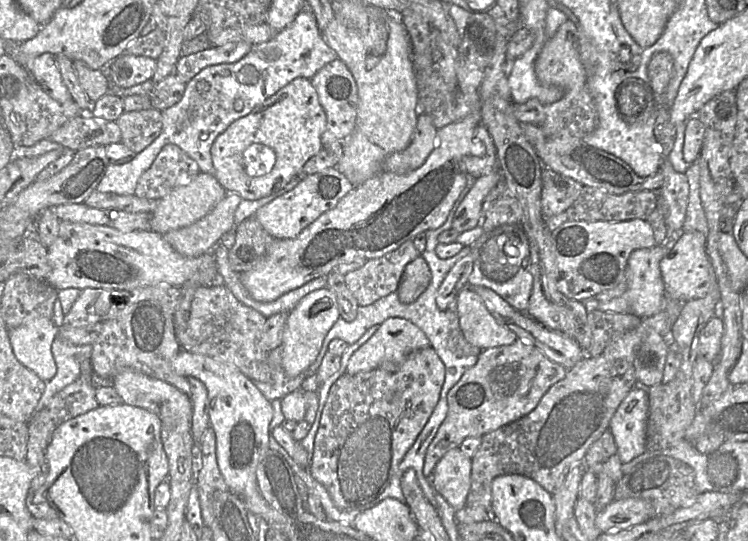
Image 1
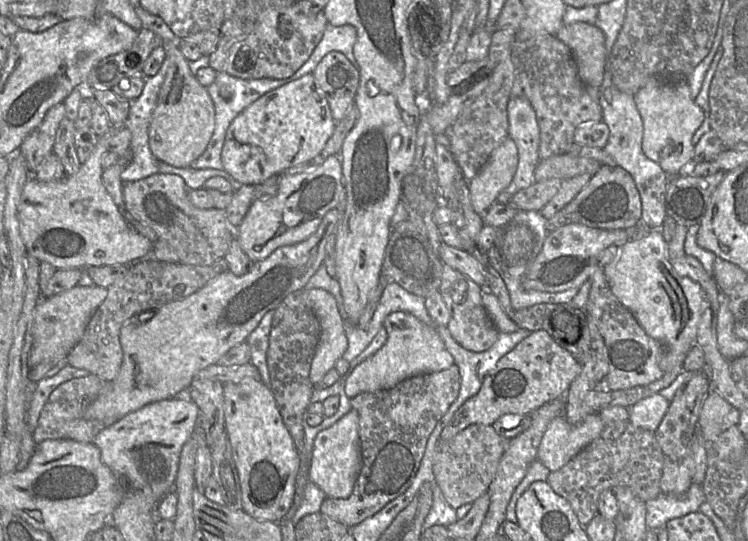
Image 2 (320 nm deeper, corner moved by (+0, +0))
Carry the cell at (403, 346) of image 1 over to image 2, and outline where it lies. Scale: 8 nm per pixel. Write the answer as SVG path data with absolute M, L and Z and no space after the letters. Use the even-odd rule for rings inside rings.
M397 311L383 321L387 332L384 345L358 364L345 380L345 394L351 399L364 392L393 388L405 379L445 370L455 364L438 333L413 315Z

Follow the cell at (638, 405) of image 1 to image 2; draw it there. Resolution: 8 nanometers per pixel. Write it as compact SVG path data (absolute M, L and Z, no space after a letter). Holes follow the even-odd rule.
M656 393L630 407L629 421L633 426L655 432L664 418L670 401Z

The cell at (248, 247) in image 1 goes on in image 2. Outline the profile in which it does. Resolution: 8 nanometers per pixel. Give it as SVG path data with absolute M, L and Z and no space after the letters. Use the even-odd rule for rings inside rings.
M224 257L205 266L161 262L156 259L129 265L126 274L108 287L106 298L92 315L81 340L67 355L68 365L85 369L107 382L114 380L123 359L120 329L128 318L146 312L145 316L139 315L139 321L146 322L153 316L154 310L169 302L188 297L226 271L228 264Z

